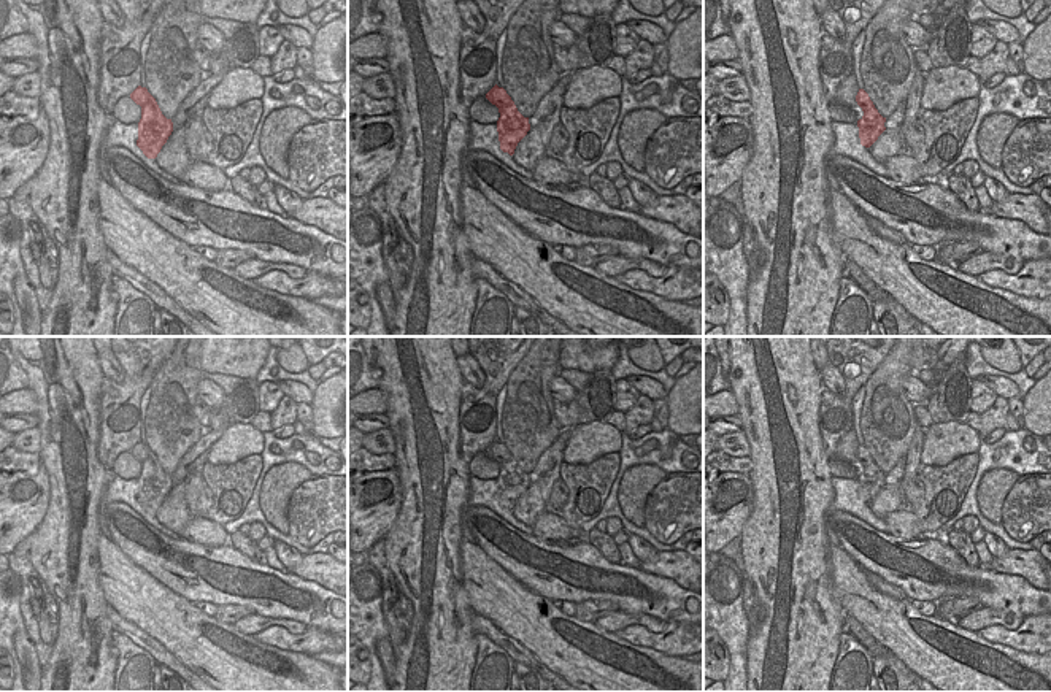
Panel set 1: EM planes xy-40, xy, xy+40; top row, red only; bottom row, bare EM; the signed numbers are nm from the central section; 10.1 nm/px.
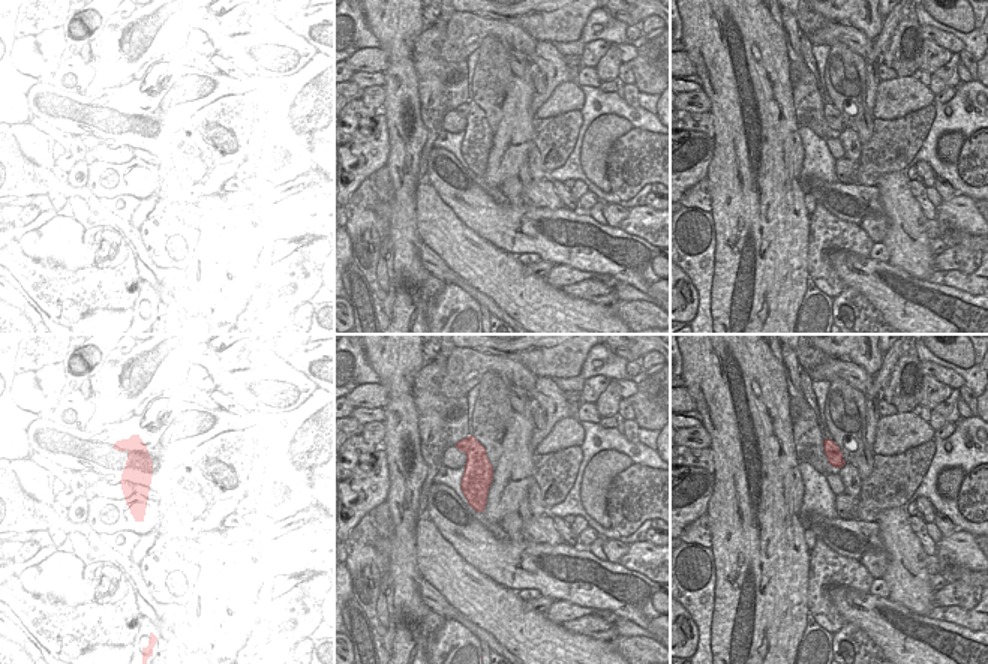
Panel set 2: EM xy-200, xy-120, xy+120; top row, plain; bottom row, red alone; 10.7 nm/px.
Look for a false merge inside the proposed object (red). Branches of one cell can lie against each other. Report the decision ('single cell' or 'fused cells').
fused cells

